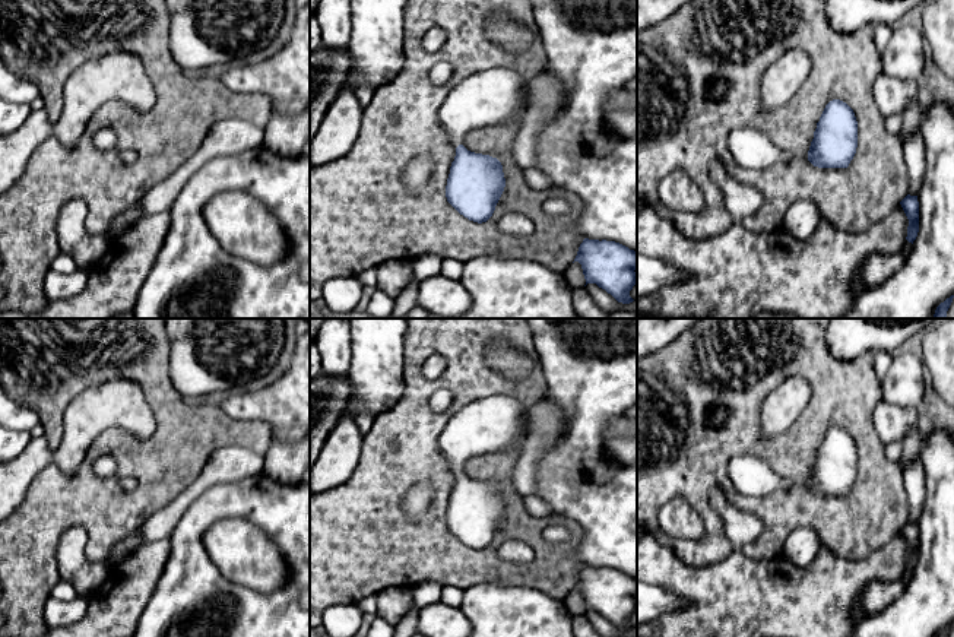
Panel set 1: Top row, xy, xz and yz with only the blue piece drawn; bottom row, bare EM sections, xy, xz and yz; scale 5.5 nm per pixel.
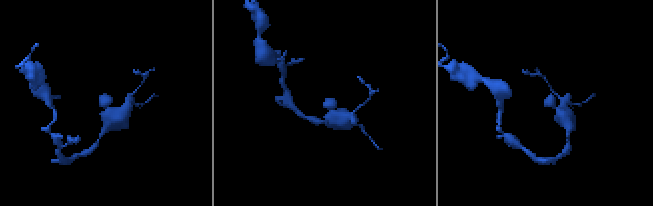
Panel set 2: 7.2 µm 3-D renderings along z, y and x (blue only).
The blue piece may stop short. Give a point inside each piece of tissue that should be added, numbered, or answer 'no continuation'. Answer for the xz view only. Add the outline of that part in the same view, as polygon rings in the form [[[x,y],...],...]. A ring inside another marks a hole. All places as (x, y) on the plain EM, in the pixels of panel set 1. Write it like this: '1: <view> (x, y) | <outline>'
1: xz (498, 422) | [[[492,394],[463,406],[449,419],[440,435],[440,447],[450,460],[451,472],[457,475],[476,456],[516,451],[526,437],[527,413],[527,406],[507,394]]]

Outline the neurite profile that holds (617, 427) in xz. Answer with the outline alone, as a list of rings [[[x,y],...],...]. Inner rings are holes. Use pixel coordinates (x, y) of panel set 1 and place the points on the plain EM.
[[[625,415],[612,418],[602,432],[603,453],[609,463],[619,463],[611,450],[611,443],[618,437],[637,437],[637,419],[628,419]]]

